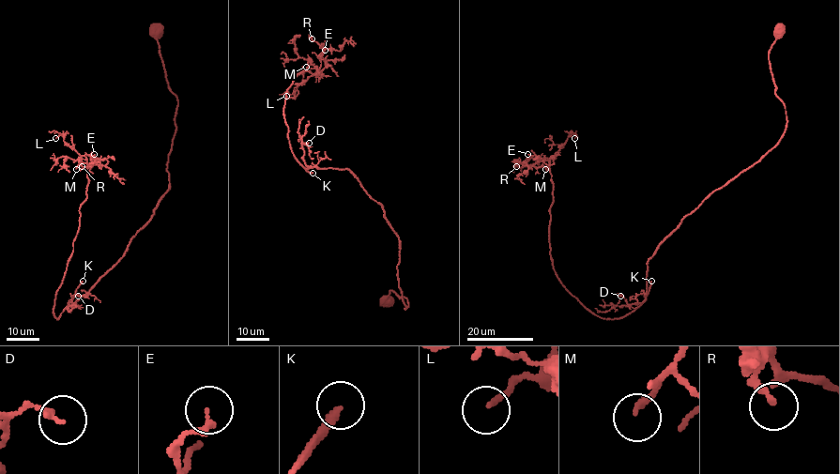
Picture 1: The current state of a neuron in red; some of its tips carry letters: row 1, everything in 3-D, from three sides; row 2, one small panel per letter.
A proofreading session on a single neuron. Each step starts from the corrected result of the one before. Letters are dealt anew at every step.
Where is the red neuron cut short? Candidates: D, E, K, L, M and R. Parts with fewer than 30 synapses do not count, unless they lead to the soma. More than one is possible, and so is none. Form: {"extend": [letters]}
{"extend": ["K"]}

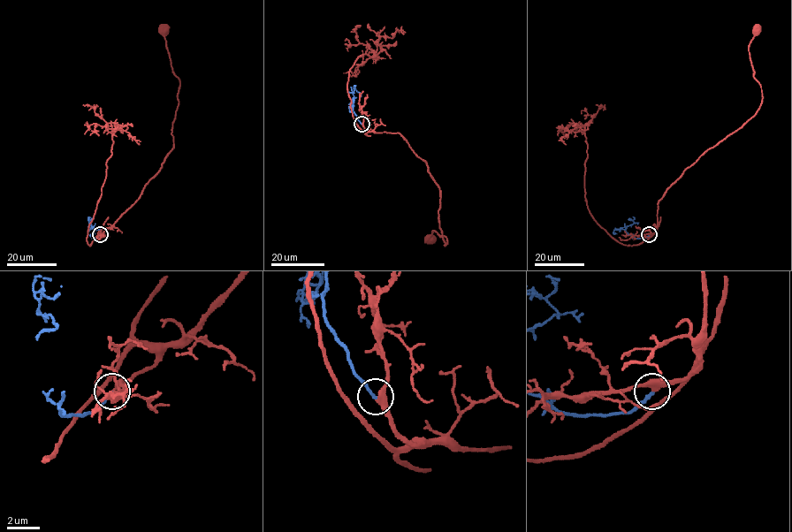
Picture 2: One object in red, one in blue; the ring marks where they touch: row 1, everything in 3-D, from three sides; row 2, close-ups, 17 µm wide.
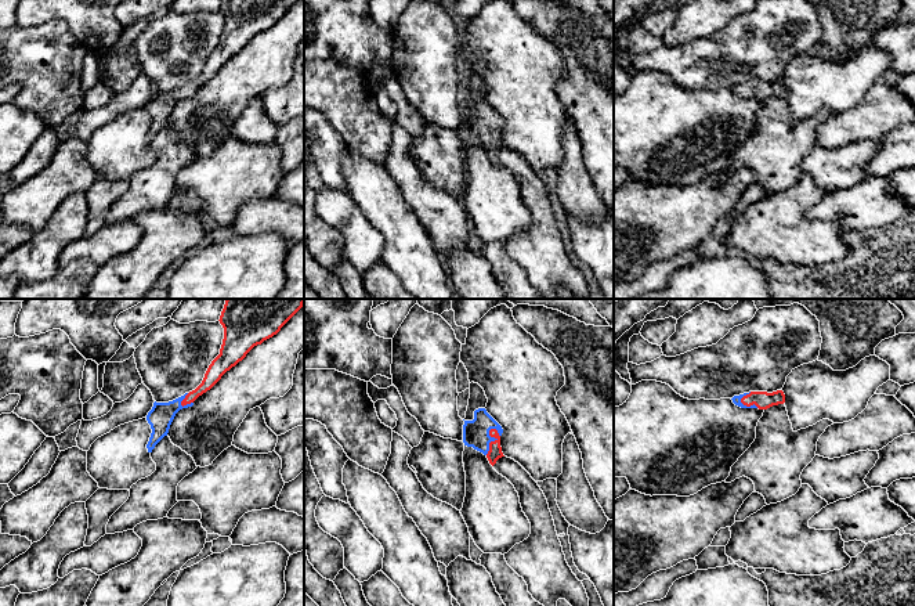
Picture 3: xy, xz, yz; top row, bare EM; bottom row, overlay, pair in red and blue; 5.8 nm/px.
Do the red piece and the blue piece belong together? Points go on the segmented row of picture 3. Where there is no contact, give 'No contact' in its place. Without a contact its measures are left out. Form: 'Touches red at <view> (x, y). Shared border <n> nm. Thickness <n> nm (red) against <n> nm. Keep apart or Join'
Touches red at xz (495, 440). Shared border 170 nm. Thickness 80 nm (red) against 160 nm. Join

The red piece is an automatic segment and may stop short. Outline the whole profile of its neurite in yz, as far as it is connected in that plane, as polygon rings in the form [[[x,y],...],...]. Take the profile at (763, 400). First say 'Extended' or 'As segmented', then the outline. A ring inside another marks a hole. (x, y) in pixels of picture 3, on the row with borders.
Extended. [[[782,390],[773,393],[767,392],[749,392],[739,396],[734,396],[733,403],[741,408],[759,408],[767,410],[773,405],[784,404],[785,394]]]

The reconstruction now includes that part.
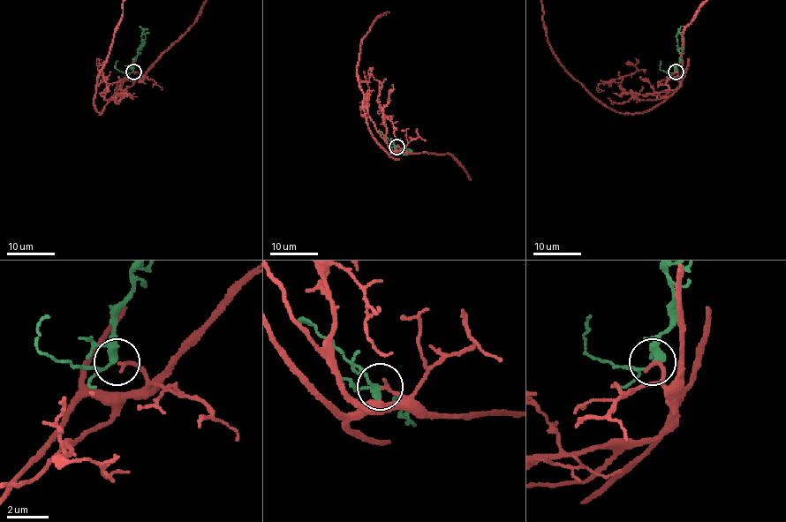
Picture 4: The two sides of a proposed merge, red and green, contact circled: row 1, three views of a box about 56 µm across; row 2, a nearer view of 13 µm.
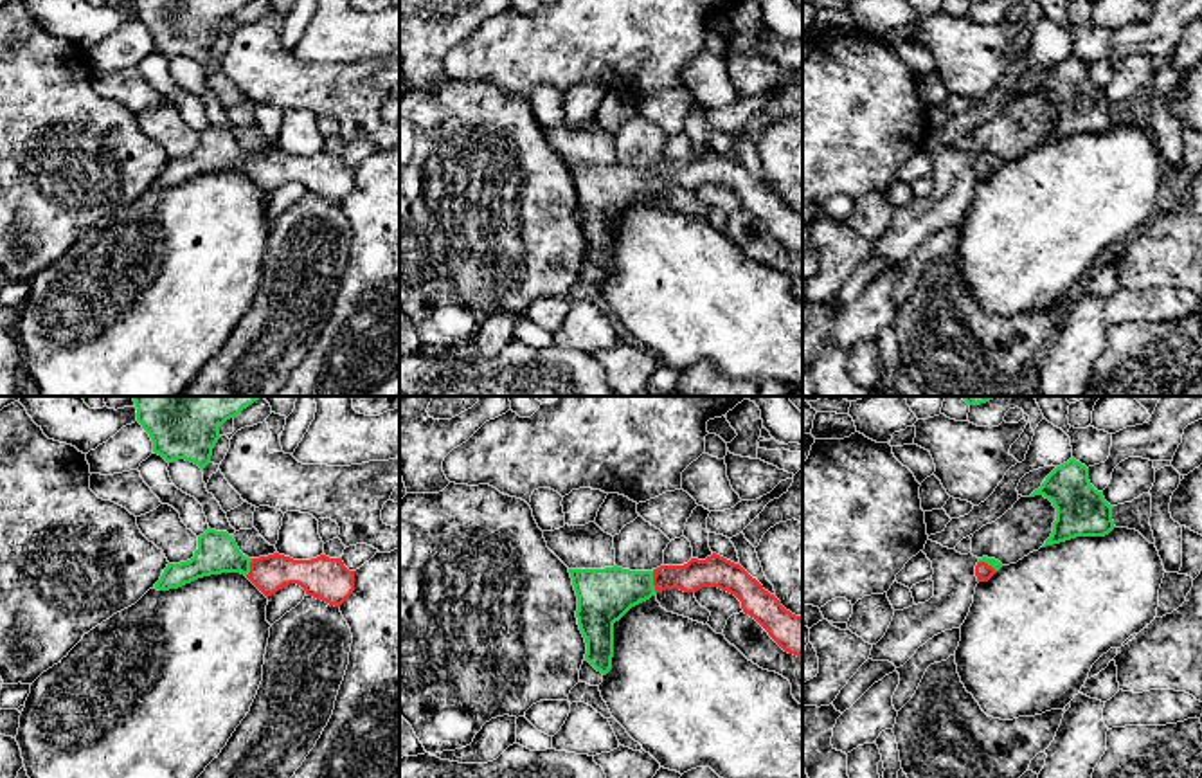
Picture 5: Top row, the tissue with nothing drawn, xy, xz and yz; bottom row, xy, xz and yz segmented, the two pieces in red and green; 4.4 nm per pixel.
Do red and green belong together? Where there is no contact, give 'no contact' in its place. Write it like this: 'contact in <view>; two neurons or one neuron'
contact in xz; one neuron

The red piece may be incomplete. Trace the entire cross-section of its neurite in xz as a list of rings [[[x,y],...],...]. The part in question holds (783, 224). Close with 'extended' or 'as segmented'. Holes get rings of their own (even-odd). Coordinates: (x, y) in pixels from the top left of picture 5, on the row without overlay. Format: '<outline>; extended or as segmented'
[[[716,149],[705,157],[691,155],[684,162],[660,162],[653,167],[630,167],[614,162],[569,166],[569,169],[578,193],[578,222],[587,240],[585,258],[603,272],[612,265],[614,220],[632,204],[666,185],[696,189],[702,184],[718,184],[727,187],[785,249],[803,254],[803,213],[786,207],[740,160]]]; extended

